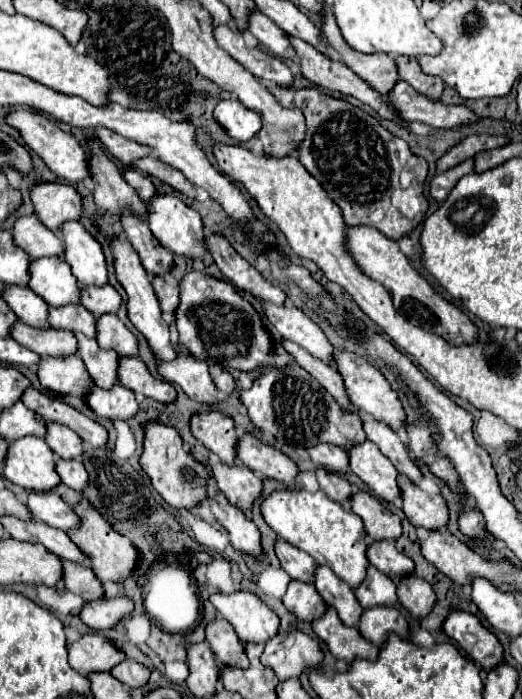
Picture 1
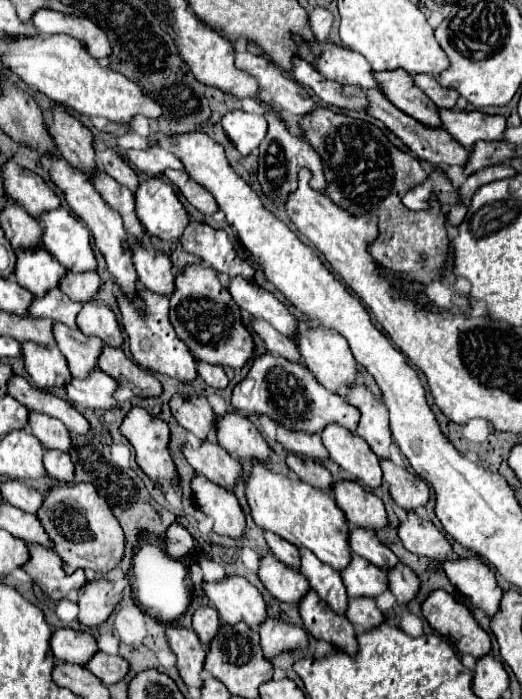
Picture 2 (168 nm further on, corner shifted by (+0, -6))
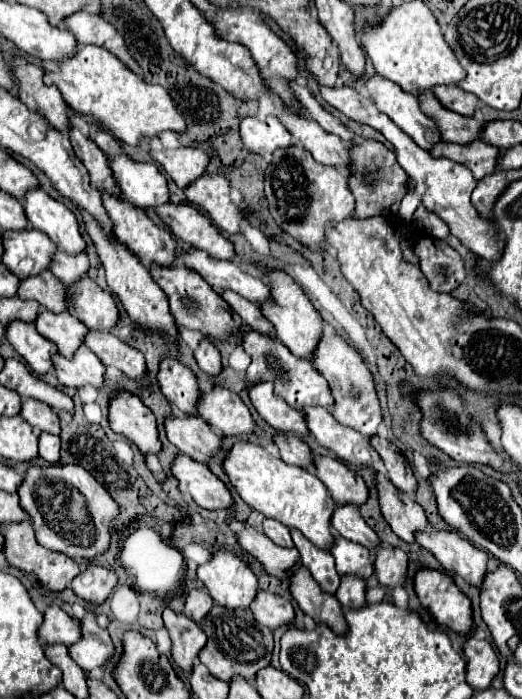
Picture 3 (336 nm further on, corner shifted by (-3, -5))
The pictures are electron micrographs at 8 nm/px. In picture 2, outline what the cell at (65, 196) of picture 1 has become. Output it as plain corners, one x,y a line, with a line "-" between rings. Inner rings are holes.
6,162
2,166
2,184
6,194
34,218
60,206
54,190
38,174
18,166
16,162

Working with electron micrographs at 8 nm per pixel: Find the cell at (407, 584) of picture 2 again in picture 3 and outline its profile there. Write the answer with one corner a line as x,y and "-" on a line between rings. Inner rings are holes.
391,545
379,547
375,551
375,575
389,589
403,587
407,579
407,555

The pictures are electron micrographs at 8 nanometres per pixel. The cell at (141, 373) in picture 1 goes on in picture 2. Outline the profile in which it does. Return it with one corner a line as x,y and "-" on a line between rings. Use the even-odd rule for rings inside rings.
104,346
100,358
98,358
98,368
112,378
116,378
118,384
130,386
130,390
136,396
160,396
162,386
160,382
144,368
140,368
136,362
132,362
120,348

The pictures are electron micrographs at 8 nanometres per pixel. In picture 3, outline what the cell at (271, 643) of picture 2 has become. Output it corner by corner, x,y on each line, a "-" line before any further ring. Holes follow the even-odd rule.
259,591
259,597
255,599
255,605
251,605
251,611
253,611
257,623
261,623
269,629
289,627
295,623
293,605
287,599
267,593
267,591

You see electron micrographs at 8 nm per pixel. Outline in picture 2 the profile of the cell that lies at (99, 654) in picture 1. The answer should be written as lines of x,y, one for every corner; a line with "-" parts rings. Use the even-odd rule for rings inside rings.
54,628
50,648
58,662
70,662
70,664
84,664
98,652
92,634
78,632
72,628

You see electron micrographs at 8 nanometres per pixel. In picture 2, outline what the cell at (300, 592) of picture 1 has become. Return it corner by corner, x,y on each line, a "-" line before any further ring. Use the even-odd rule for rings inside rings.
268,554
260,560
258,578
266,586
266,590
280,602
298,604
298,600
308,592
308,580
290,566
284,566
274,554

